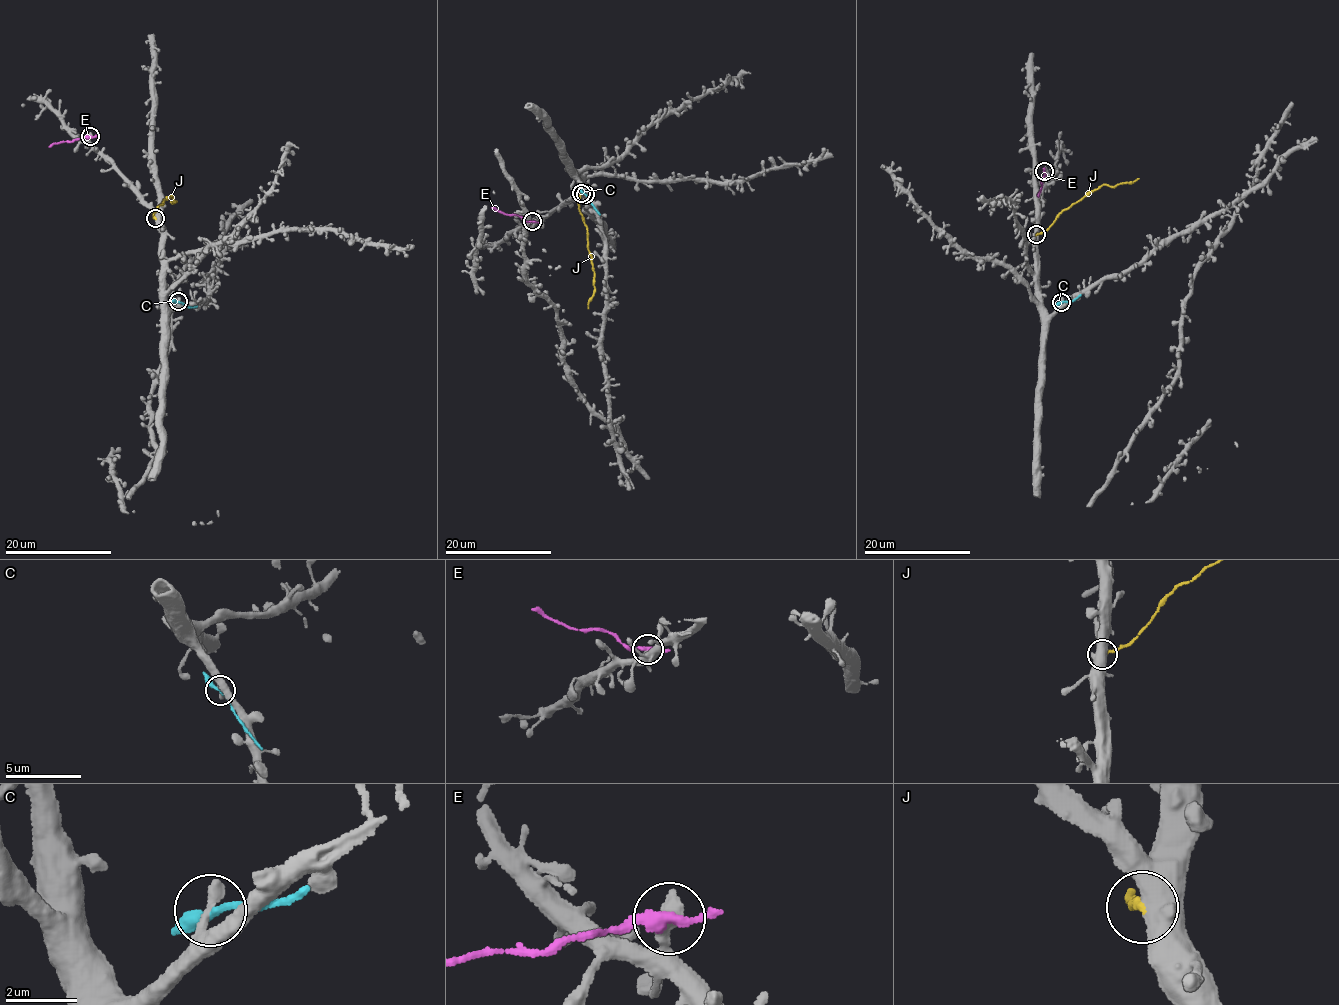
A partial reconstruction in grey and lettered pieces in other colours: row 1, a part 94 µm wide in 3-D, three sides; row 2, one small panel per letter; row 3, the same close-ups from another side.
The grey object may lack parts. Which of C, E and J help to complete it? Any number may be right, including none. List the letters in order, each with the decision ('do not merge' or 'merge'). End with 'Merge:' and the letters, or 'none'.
C: do not merge
E: do not merge
J: do not merge
Merge: none

